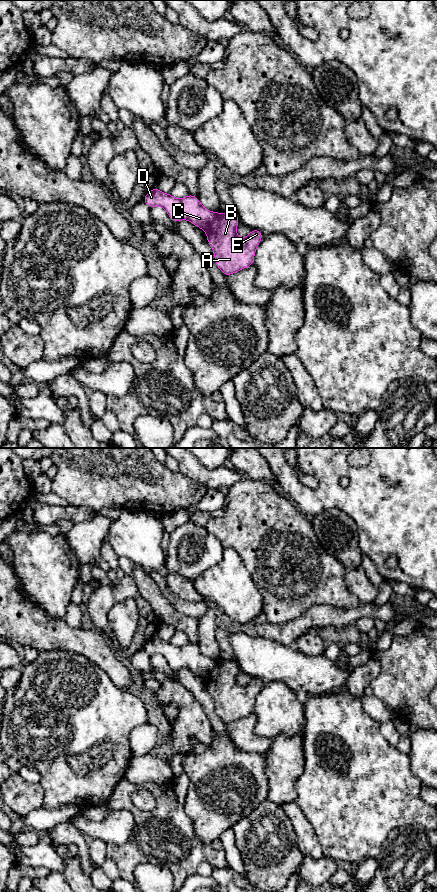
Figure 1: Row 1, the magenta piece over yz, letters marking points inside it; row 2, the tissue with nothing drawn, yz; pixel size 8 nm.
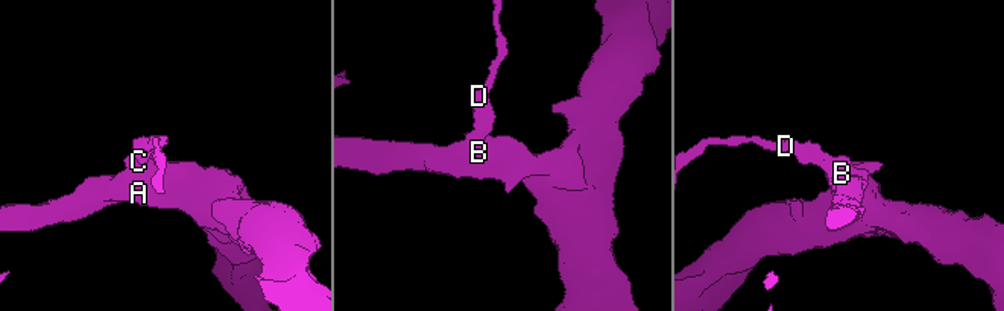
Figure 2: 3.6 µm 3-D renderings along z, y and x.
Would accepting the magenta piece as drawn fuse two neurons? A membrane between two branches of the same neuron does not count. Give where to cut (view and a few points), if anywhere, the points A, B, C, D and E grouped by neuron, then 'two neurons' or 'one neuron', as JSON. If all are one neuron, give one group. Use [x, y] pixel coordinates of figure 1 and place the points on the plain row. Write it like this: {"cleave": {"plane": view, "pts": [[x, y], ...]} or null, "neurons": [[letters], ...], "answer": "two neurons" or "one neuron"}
{"cleave": {"plane": "yz", "pts": [[216, 661], [213, 669], [205, 678]]}, "neurons": [["A", "B", "E"], ["C", "D"]], "answer": "two neurons"}

